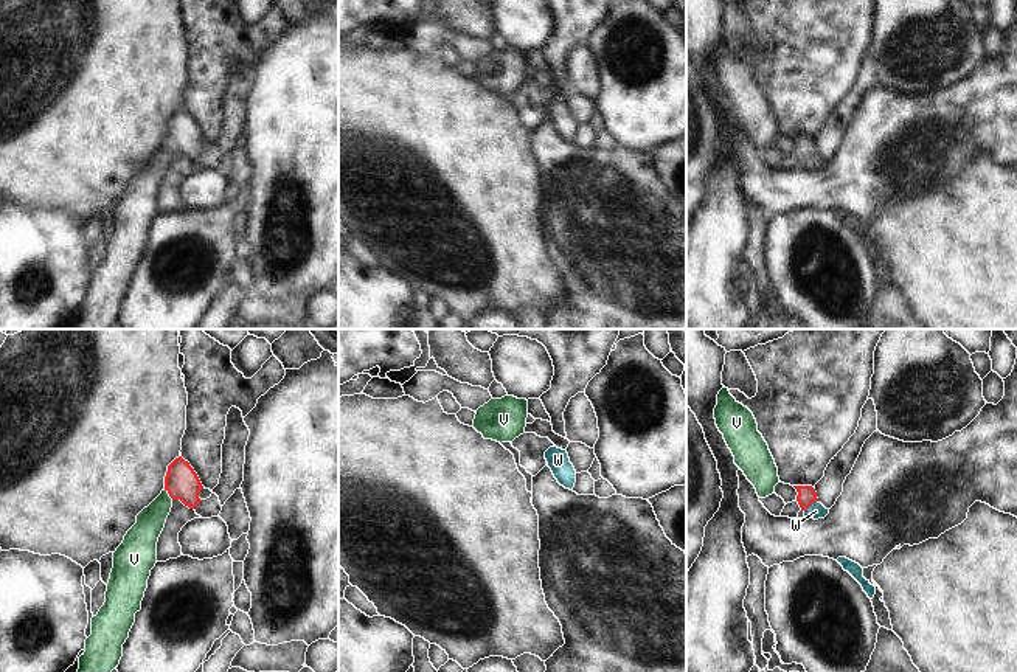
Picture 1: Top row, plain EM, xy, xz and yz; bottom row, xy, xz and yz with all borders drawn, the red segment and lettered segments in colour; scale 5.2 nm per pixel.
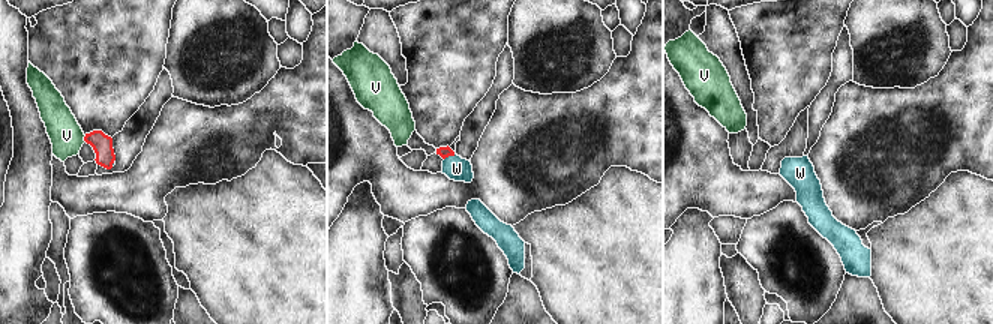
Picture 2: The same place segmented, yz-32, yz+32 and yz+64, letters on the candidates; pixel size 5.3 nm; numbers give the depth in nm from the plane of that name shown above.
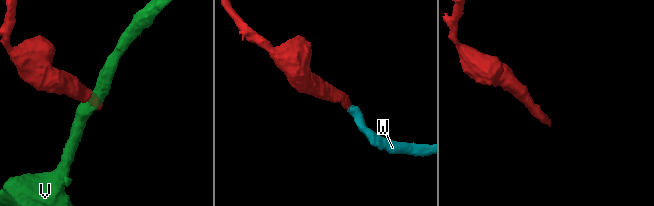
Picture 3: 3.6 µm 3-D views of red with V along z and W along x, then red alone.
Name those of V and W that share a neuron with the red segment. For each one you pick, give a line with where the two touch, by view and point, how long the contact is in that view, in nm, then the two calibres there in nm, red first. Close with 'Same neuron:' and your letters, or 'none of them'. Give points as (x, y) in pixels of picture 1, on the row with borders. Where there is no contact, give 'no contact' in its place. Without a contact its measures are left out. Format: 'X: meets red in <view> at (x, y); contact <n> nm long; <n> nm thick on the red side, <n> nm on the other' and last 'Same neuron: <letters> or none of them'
W: meets red in yz at (811, 503); contact 90 nm long; 100 nm thick on the red side, 90 nm on the other
Same neuron: W

